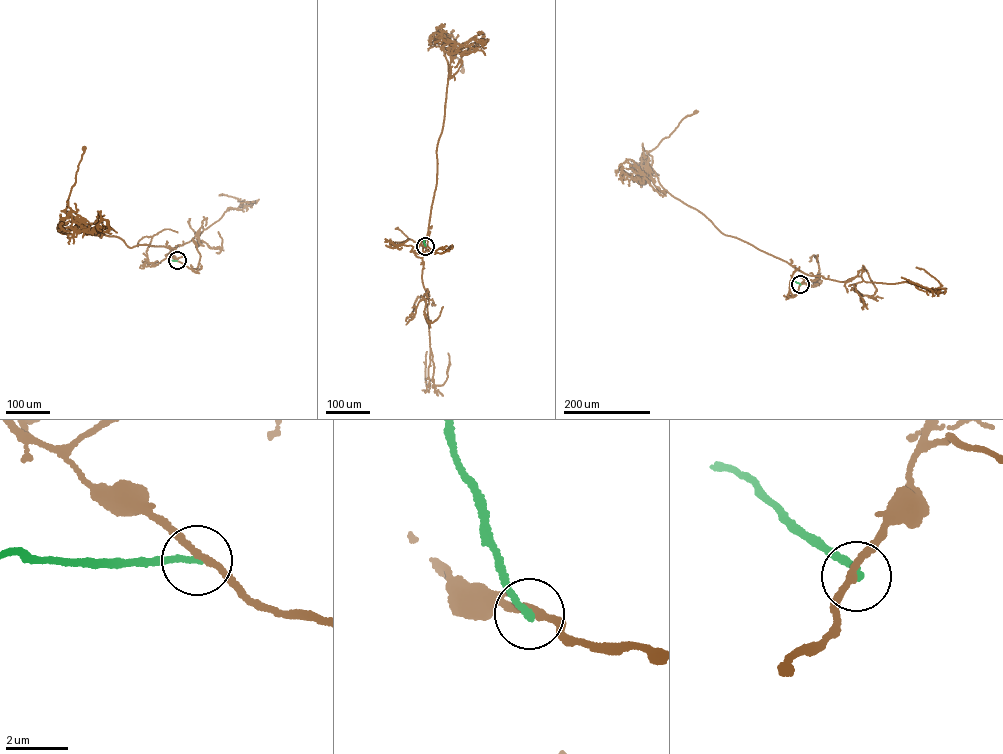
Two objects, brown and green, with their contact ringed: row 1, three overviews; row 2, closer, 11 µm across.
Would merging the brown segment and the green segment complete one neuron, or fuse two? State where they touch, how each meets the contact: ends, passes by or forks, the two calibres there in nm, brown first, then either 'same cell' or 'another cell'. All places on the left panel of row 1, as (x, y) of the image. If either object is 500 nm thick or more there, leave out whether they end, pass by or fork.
at (177, 260); brown passes by; green ends there; 200 nm thick on the brown side, 240 nm on the other; another cell

